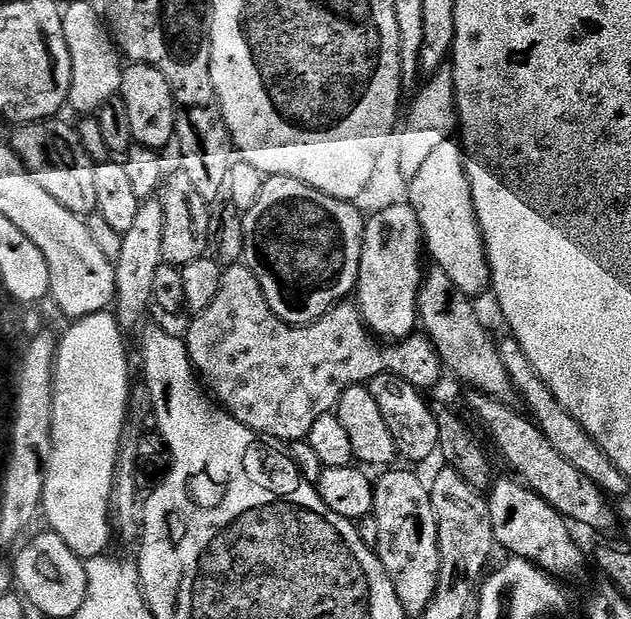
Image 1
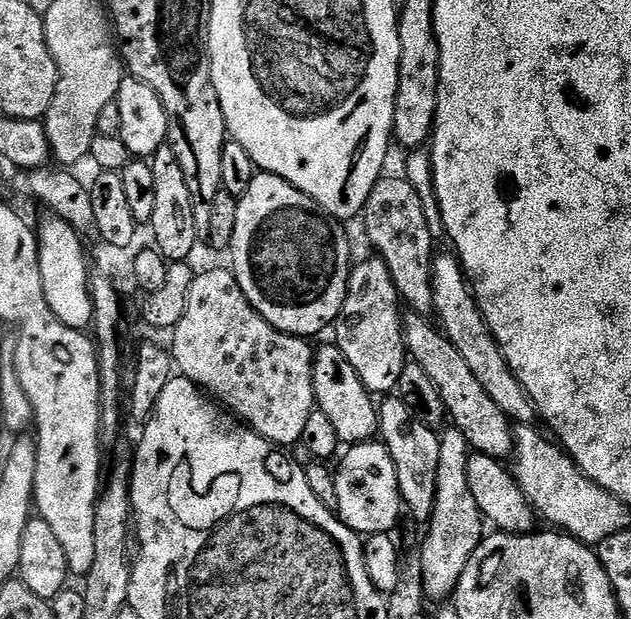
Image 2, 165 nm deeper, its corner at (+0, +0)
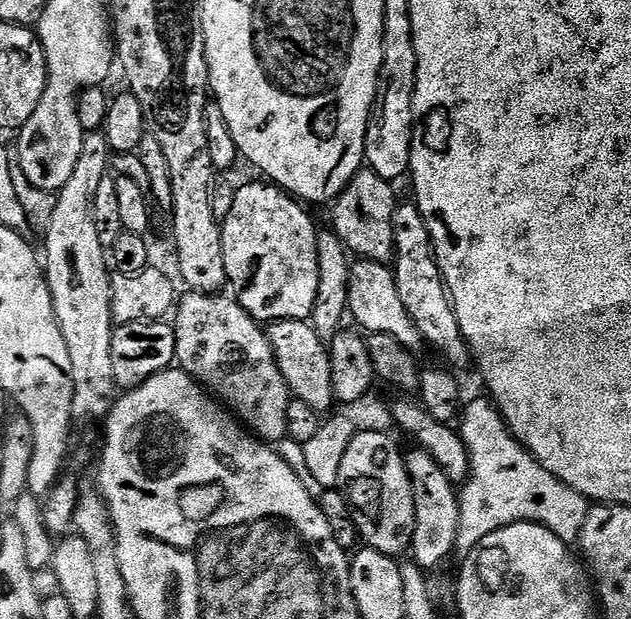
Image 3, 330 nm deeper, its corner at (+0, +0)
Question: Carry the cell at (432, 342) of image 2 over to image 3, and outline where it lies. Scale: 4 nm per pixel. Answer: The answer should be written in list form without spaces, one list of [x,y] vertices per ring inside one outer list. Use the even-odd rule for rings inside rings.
[[[357,259],[348,269],[348,312],[365,328],[365,333],[390,334],[390,338],[398,338],[402,346],[406,346],[414,354],[425,347],[418,326],[406,314],[402,306],[402,298],[398,298],[396,276],[387,263],[379,260]]]

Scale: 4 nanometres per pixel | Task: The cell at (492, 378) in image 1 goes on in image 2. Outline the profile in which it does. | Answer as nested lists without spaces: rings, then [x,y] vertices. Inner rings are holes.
[[[383,177],[374,186],[362,217],[375,255],[384,260],[401,301],[420,316],[431,317],[432,261],[434,239],[426,224],[425,211],[414,187],[405,178]]]

